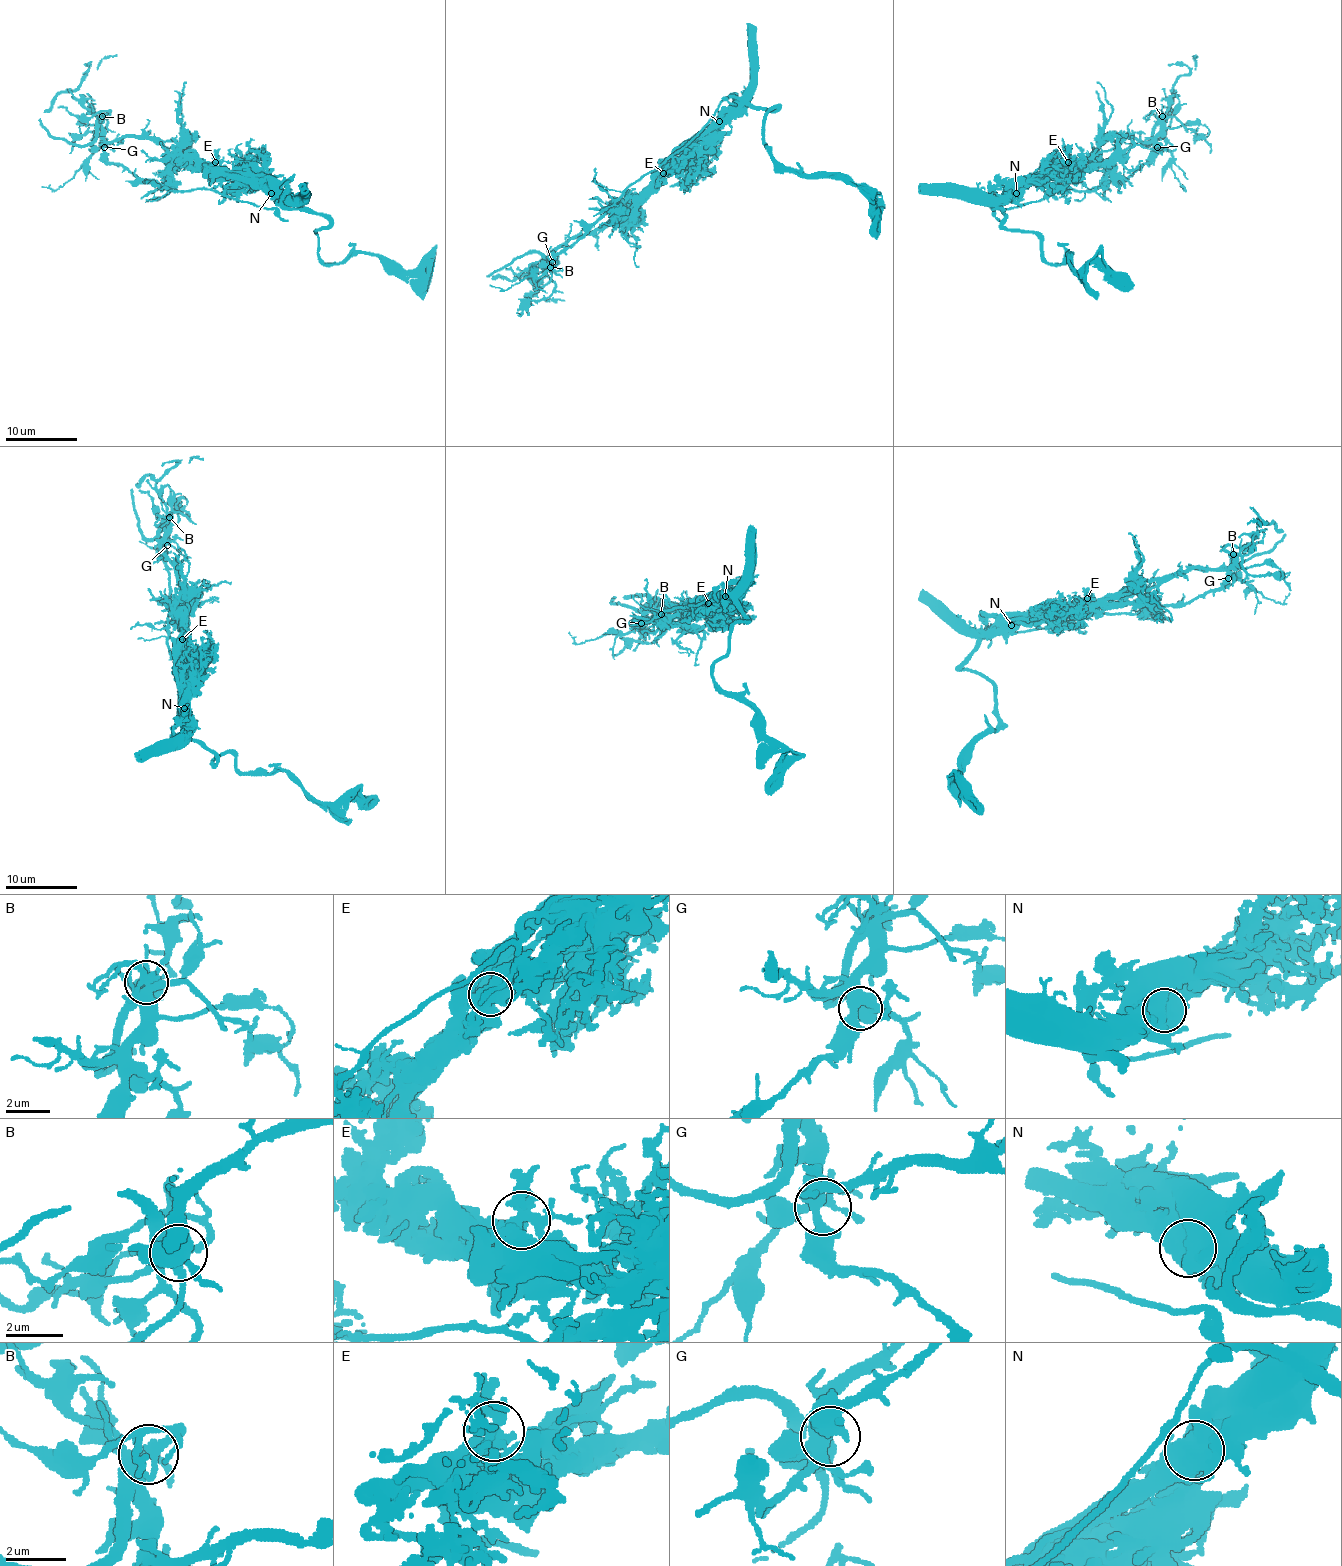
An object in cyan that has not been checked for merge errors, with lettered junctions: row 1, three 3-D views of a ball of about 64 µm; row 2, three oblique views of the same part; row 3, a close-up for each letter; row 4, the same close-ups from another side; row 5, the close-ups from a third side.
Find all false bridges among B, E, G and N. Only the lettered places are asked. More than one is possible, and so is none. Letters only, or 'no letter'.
E, N

